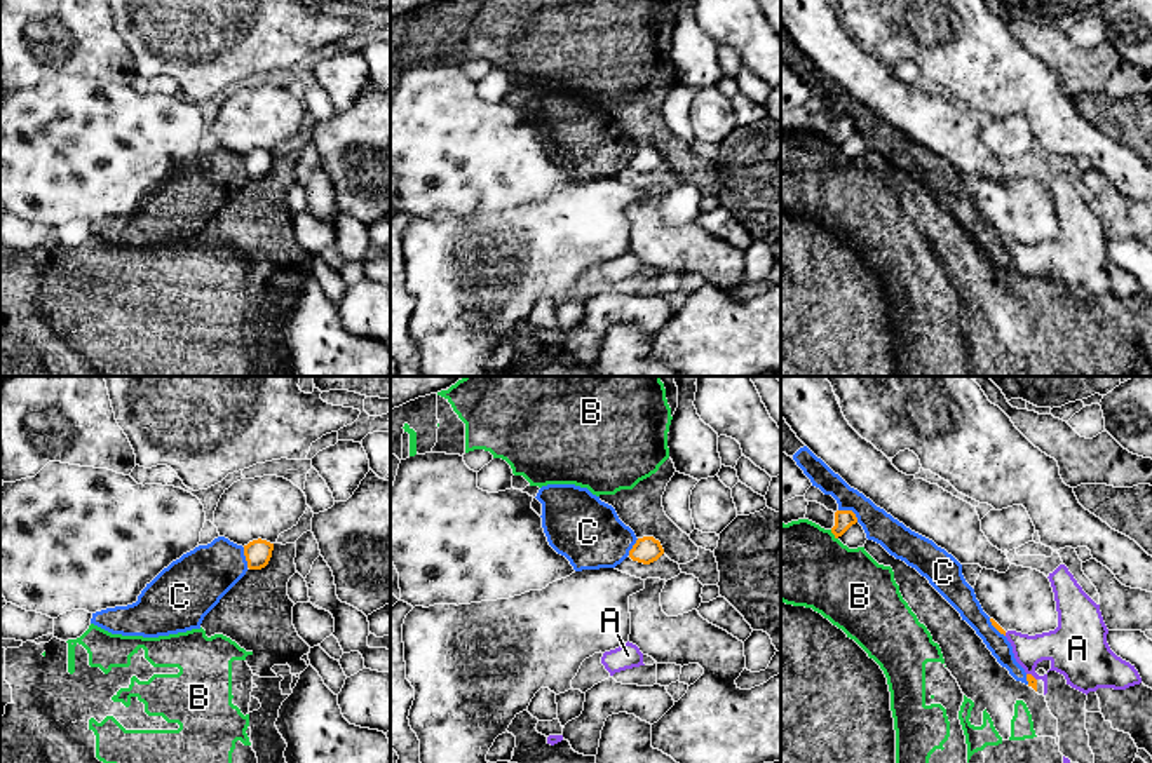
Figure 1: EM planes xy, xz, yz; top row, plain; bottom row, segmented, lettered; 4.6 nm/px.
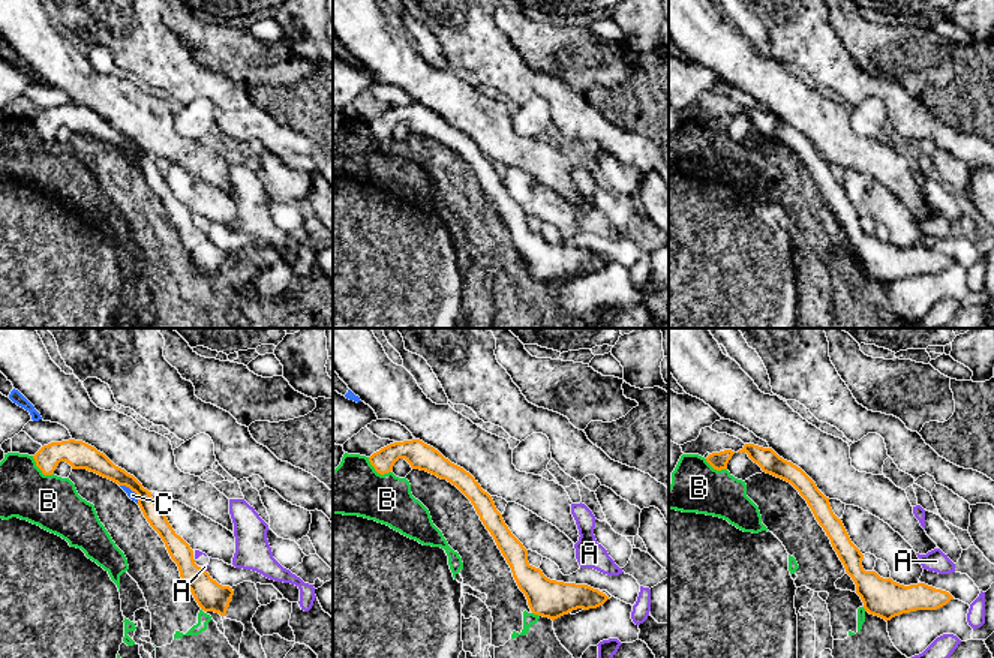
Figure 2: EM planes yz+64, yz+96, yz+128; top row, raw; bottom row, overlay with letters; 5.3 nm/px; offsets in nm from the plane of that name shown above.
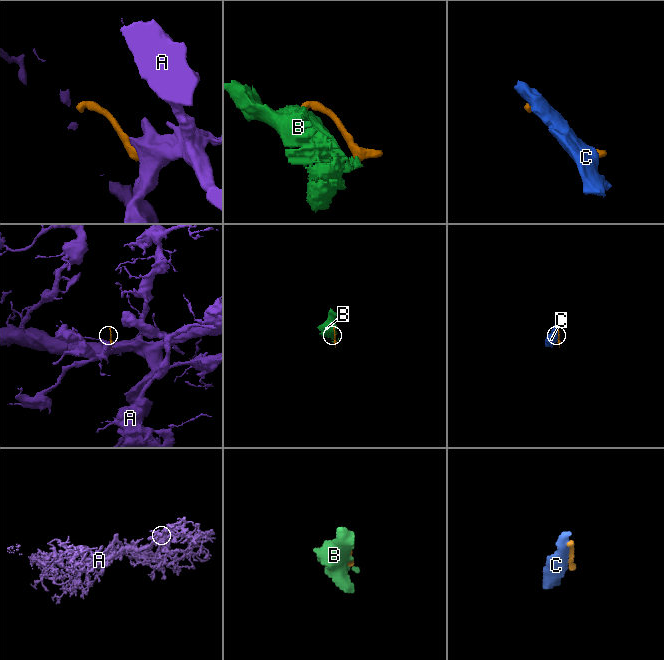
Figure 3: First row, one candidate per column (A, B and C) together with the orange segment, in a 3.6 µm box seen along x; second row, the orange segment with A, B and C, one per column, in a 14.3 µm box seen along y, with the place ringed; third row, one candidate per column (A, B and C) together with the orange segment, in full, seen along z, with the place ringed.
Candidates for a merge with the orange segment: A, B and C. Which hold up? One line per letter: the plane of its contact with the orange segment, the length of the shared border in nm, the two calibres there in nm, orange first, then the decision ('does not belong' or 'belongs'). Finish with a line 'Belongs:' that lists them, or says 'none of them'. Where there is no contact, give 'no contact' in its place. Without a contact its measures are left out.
A: meets orange in yz; contact 60 nm long; 50 nm thick on the orange side, 280 nm on the other; does not belong
B: meets orange in yz; contact 60 nm long; 90 nm thick on the orange side, 380 nm on the other; does not belong
C: meets orange in yz; contact 110 nm long; 90 nm thick on the orange side, 150 nm on the other; does not belong
Belongs: none of them

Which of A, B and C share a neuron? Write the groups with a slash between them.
A / B / C

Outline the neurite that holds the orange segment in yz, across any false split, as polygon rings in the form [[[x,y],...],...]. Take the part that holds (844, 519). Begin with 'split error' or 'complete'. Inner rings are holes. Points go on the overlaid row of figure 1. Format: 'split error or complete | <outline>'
complete | [[[837,510],[835,526],[831,528],[831,533],[835,535],[835,538],[838,538],[856,523],[857,523],[857,517],[852,510]]]

